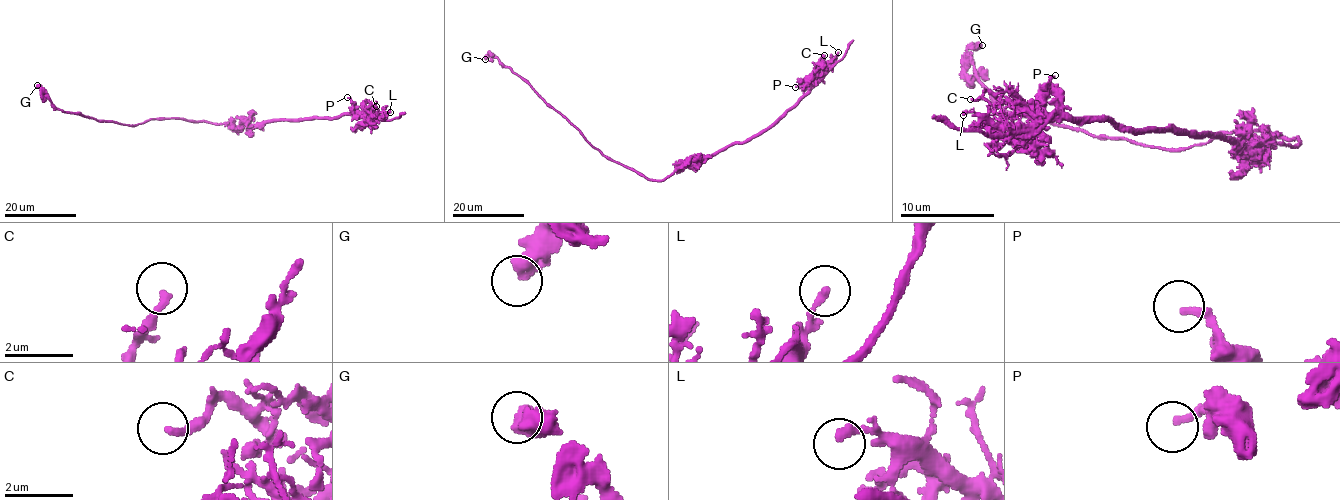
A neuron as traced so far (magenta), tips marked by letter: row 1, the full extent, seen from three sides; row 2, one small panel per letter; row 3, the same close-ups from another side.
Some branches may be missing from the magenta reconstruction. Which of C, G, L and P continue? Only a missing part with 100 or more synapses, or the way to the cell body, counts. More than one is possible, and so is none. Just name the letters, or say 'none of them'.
none of them

